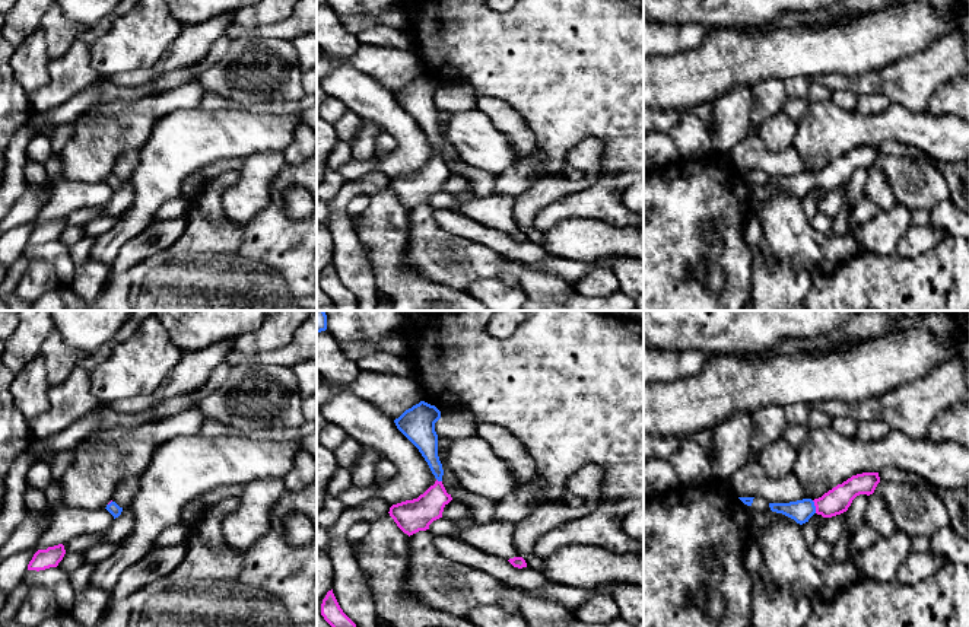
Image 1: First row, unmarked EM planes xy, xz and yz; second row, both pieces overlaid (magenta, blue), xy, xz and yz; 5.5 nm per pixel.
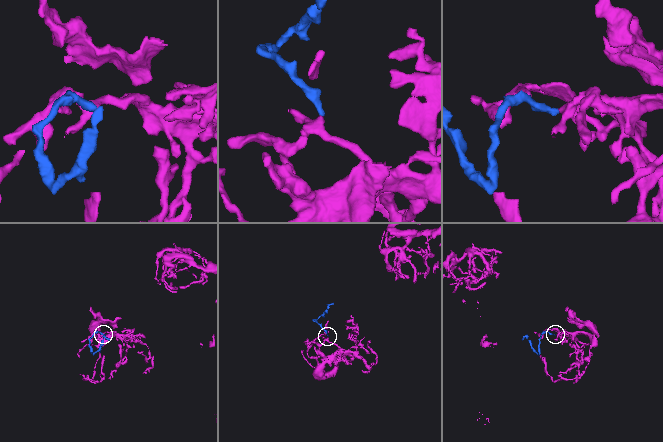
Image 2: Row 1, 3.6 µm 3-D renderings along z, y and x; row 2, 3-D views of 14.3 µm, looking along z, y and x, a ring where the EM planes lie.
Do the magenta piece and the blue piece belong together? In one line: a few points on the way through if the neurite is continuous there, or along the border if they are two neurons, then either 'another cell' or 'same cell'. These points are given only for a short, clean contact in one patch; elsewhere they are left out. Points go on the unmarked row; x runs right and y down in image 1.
across yz (836, 174), (829, 178), (815, 178), (801, 184) | same cell

